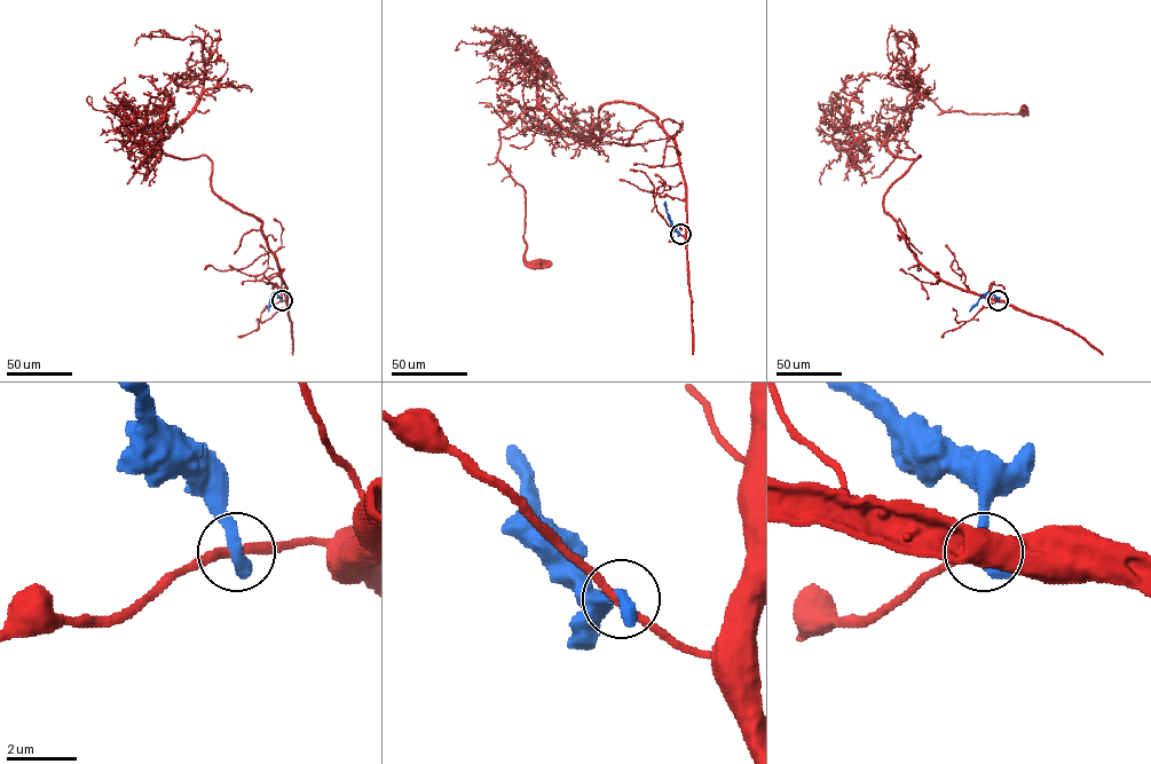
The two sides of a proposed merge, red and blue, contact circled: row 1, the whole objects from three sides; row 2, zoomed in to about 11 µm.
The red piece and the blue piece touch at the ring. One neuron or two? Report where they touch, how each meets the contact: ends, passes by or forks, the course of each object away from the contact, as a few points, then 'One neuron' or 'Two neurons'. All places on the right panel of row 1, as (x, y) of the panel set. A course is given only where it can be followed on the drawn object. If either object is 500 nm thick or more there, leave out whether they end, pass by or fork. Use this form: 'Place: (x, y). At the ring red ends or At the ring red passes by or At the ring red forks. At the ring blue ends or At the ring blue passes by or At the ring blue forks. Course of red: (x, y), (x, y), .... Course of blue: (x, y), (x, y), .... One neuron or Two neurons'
Place: (998, 300). Course of red: (998, 300), (917, 260), (883, 198), (920, 155), (895, 156), (887, 139), (911, 94), (944, 111), (1025, 112). Course of blue: (998, 300), (986, 293), (969, 310). Two neurons

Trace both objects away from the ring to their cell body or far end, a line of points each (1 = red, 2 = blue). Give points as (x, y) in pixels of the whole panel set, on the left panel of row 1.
1: (281, 300), (286, 289), (260, 221), (213, 190), (206, 156), (167, 156), (123, 96), (132, 111), (157, 112)
2: (281, 300), (274, 293), (268, 310)

